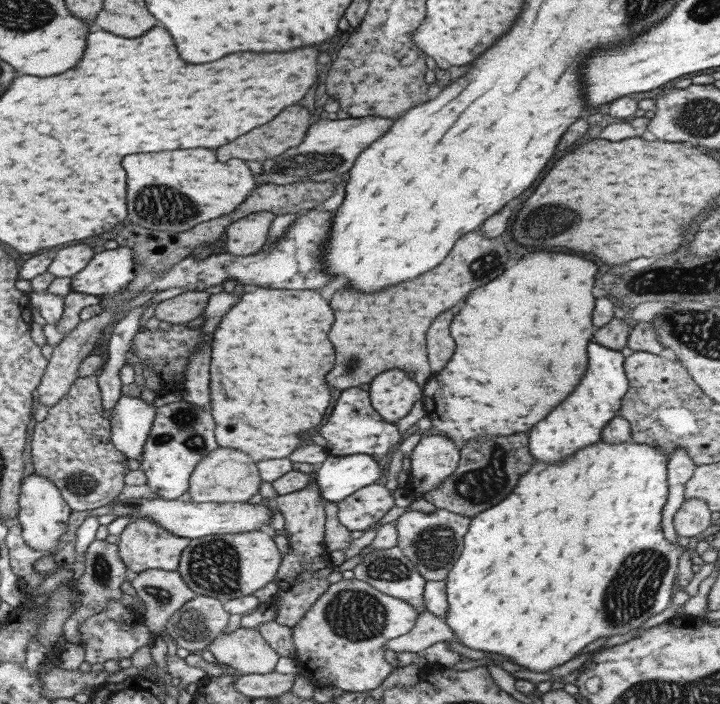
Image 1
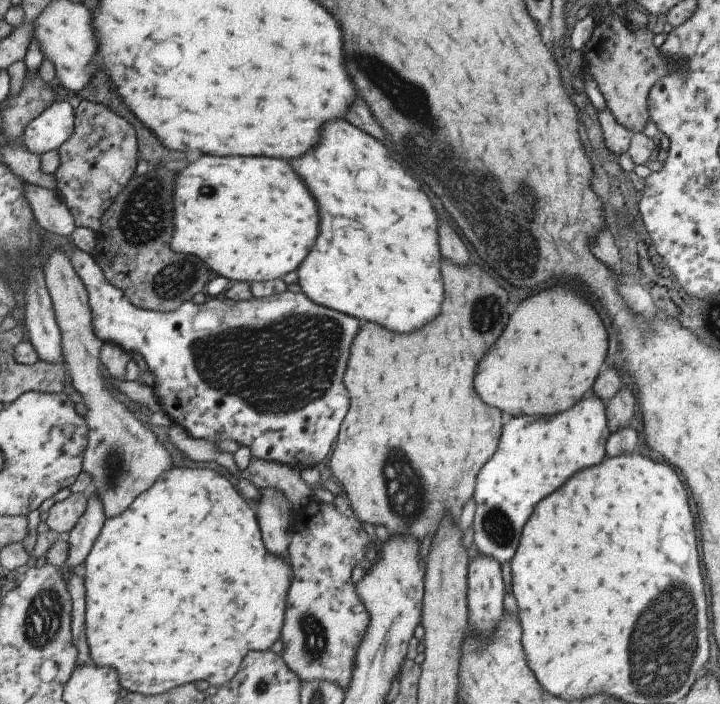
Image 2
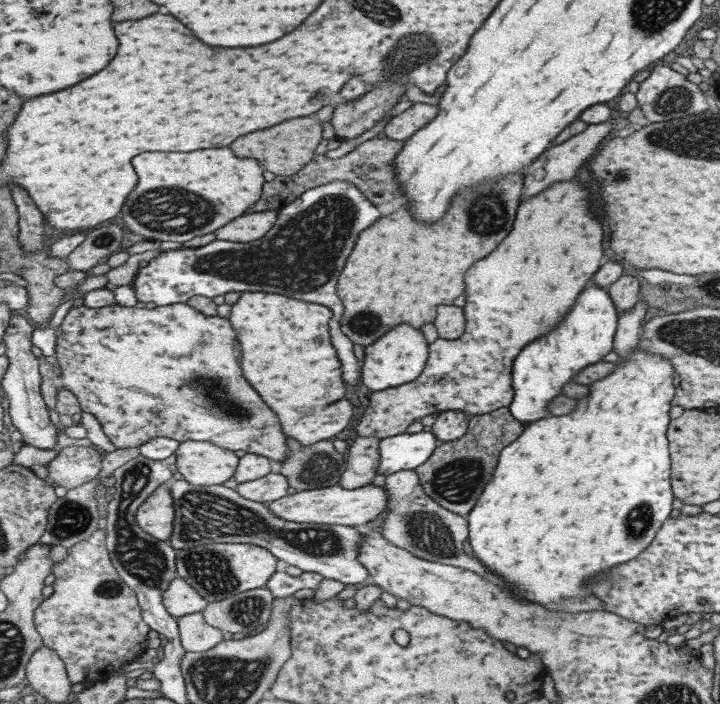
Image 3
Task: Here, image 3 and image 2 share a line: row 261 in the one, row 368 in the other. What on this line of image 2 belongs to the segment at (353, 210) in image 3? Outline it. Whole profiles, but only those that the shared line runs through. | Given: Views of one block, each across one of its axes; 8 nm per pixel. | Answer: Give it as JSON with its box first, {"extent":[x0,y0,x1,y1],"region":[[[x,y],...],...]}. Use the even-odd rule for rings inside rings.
{"extent":[71,248,360,469],"region":[[[74,248],[71,254],[71,262],[75,271],[80,276],[80,280],[84,283],[86,294],[88,294],[88,304],[92,313],[92,328],[94,334],[102,340],[103,343],[110,343],[119,346],[125,352],[139,354],[148,365],[148,370],[154,374],[155,384],[152,384],[154,395],[164,410],[164,414],[168,415],[175,425],[183,426],[186,433],[192,439],[200,439],[216,444],[220,440],[235,440],[240,446],[246,446],[250,449],[250,453],[254,458],[260,460],[274,461],[281,465],[286,465],[295,469],[303,469],[320,464],[332,450],[332,444],[336,442],[336,438],[340,432],[342,422],[346,418],[348,406],[350,406],[350,396],[348,390],[344,388],[342,376],[346,372],[346,364],[350,358],[350,346],[360,330],[360,322],[348,314],[338,312],[337,310],[328,308],[312,302],[302,291],[294,293],[284,291],[280,294],[274,294],[270,298],[252,297],[250,300],[236,302],[228,298],[212,297],[203,304],[196,304],[192,301],[184,302],[182,306],[178,306],[178,310],[170,310],[170,312],[156,312],[148,309],[138,308],[134,303],[130,302],[122,290],[110,284],[101,266],[93,258],[92,254],[88,254],[80,248]]]}

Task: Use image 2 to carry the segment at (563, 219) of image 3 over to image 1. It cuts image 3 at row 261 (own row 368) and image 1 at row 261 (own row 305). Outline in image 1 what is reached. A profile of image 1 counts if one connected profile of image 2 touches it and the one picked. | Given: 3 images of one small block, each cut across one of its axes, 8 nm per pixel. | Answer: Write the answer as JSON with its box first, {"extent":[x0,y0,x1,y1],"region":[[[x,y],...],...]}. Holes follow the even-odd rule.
{"extent":[424,252,596,450],"region":[[[536,252],[536,254],[528,254],[526,258],[522,258],[516,266],[512,266],[508,272],[504,272],[502,276],[498,276],[498,280],[488,282],[482,288],[474,288],[468,294],[466,300],[466,310],[461,309],[458,318],[452,320],[452,338],[456,340],[456,352],[452,354],[448,366],[434,374],[428,384],[424,386],[424,402],[426,416],[431,420],[432,426],[435,426],[434,432],[440,432],[440,436],[450,438],[456,444],[459,450],[466,442],[470,442],[476,436],[512,436],[516,432],[530,432],[530,428],[540,422],[542,418],[546,418],[552,408],[556,408],[562,400],[568,398],[568,394],[580,384],[580,380],[586,374],[588,368],[588,352],[586,346],[592,340],[596,328],[592,324],[592,310],[594,310],[594,296],[592,296],[592,286],[594,286],[594,274],[596,274],[596,266],[580,256],[570,256],[570,254],[556,254],[556,252]]]}

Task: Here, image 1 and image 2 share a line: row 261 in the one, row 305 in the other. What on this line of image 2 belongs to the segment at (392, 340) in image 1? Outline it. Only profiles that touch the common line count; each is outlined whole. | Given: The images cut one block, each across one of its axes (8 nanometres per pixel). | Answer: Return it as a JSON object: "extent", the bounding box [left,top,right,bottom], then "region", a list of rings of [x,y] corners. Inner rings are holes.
{"extent":[329,260,510,541],"region":[[[442,260],[442,278],[444,278],[444,292],[446,292],[442,312],[438,314],[438,318],[432,324],[418,330],[410,338],[382,330],[378,324],[364,324],[360,328],[360,332],[354,338],[354,344],[350,348],[350,362],[348,362],[348,368],[344,374],[344,384],[350,392],[352,402],[350,402],[350,410],[342,422],[336,440],[336,448],[332,451],[329,463],[332,474],[340,480],[342,488],[350,499],[349,504],[352,505],[352,510],[360,521],[372,524],[372,526],[376,526],[376,524],[384,526],[394,536],[412,536],[412,538],[420,541],[424,540],[428,534],[430,536],[436,534],[436,530],[438,530],[438,526],[446,514],[452,518],[452,522],[459,520],[462,508],[473,497],[476,476],[482,466],[492,458],[496,448],[498,448],[500,434],[502,434],[502,416],[498,410],[488,408],[480,400],[480,396],[474,390],[474,374],[476,374],[478,362],[482,360],[482,354],[486,354],[486,350],[490,350],[490,346],[500,338],[504,326],[508,324],[508,318],[510,318],[508,316],[508,296],[506,296],[504,288],[498,284],[498,280],[488,276],[475,263],[470,266],[470,262],[468,262],[466,268],[460,268],[460,266],[450,264],[448,260]]]}

